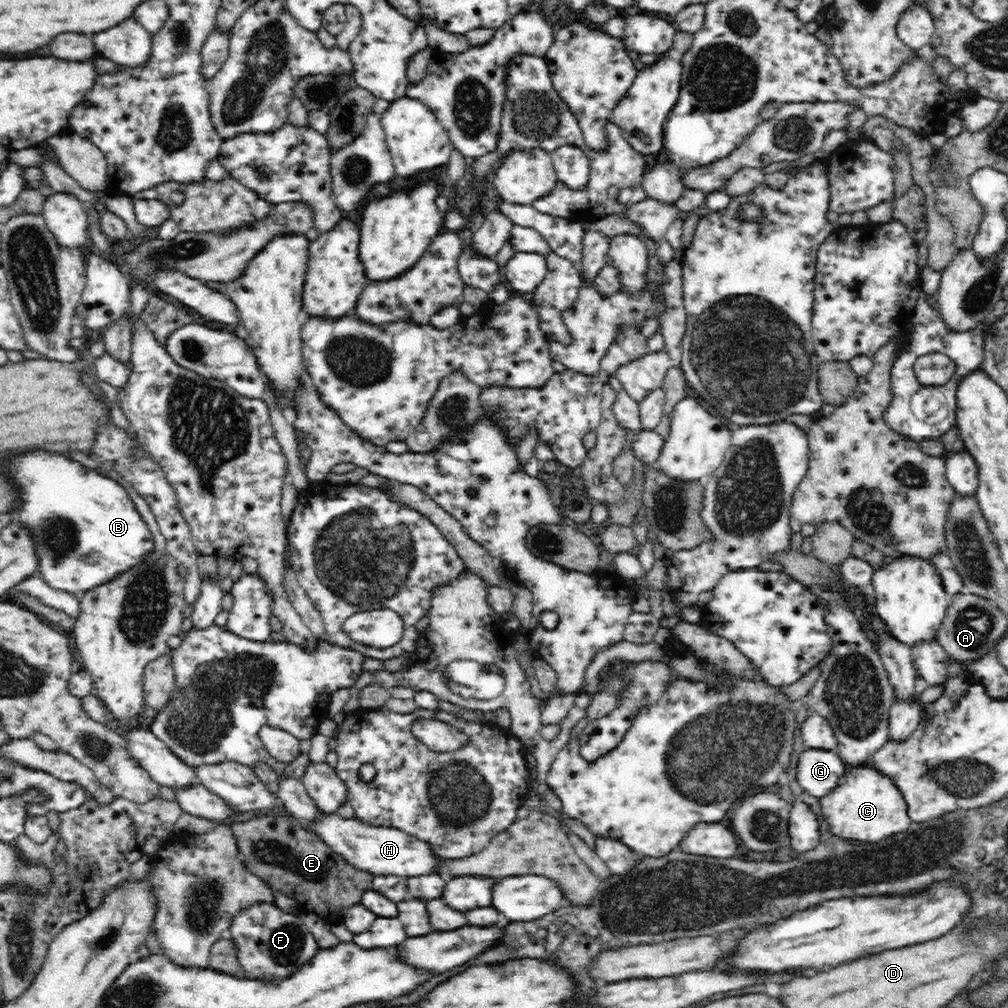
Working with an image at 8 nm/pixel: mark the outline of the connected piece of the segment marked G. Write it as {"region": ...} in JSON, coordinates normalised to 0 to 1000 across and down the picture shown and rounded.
{"region":[[[801,743],[793,749],[791,774],[806,791],[817,793],[824,788],[834,777],[834,772],[839,766],[839,758],[835,756],[835,751],[823,743]]]}

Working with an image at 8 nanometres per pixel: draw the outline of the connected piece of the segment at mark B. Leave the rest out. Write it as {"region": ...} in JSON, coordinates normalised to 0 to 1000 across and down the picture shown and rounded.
{"region":[[[34,448],[18,452],[10,466],[22,482],[24,500],[18,506],[10,508],[5,516],[20,518],[34,533],[34,542],[40,559],[38,569],[51,582],[67,586],[89,585],[99,579],[105,579],[141,560],[149,548],[153,548],[153,532],[125,486],[109,474],[101,474],[87,464],[69,458],[63,452]]]}

